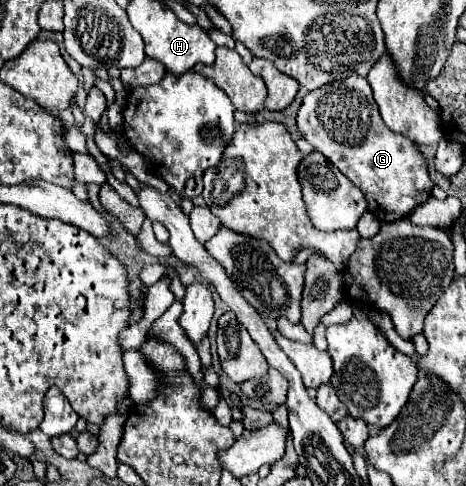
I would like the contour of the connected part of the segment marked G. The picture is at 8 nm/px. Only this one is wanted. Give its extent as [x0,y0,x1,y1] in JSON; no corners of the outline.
[297,74,433,222]

